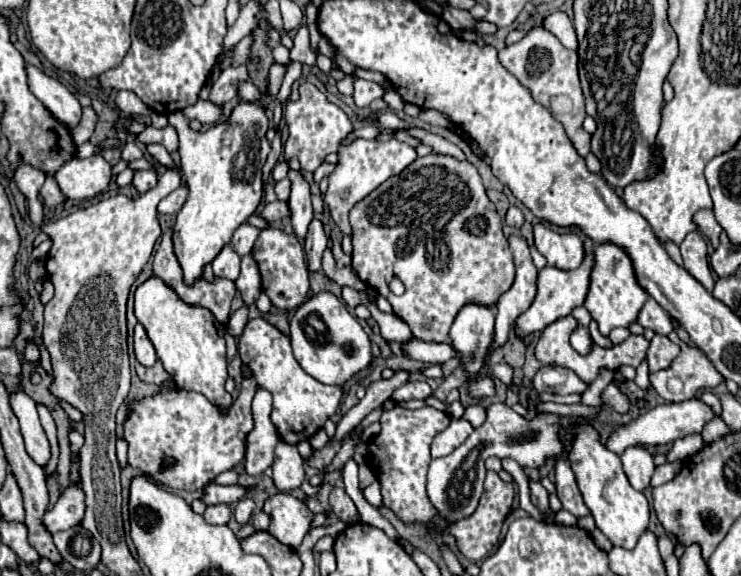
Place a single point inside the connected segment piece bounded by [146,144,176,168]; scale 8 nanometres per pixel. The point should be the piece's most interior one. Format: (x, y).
(157, 151)

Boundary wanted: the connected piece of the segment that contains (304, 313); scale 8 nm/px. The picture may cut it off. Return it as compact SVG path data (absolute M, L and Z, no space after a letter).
M318 292L298 306L290 318L290 342L298 364L324 384L344 384L372 360L368 334L332 292Z

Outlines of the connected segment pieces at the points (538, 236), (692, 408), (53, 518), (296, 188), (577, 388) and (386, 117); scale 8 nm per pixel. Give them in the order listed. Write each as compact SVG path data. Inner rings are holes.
M544 224L534 226L534 246L546 258L548 266L556 266L562 270L578 268L584 258L582 236L578 236L576 232L558 234Z
M692 398L692 400L686 400L686 402L678 402L678 404L660 404L660 406L652 408L650 412L638 416L628 426L622 426L620 430L616 430L610 436L610 440L606 442L606 446L612 452L622 454L626 448L638 446L638 444L672 444L678 438L700 434L704 430L704 424L708 424L714 418L716 418L714 412L710 412L710 408L706 408L706 404L702 400L698 400L698 398Z
M70 482L70 486L60 494L56 506L44 514L44 526L54 534L60 530L68 530L82 524L82 516L86 512L82 482Z
M288 170L288 178L292 182L290 198L288 198L288 204L292 210L292 226L294 226L296 236L304 238L308 224L314 216L312 204L310 204L310 186L308 186L306 178L302 176L302 172L298 172L298 170Z
M542 366L536 372L532 384L536 392L552 392L552 394L572 394L572 392L582 394L588 388L588 384L584 384L572 370L562 366Z
M384 112L384 114L378 114L378 126L386 126L386 128L408 128L410 124L406 124L404 120L400 120L394 112Z

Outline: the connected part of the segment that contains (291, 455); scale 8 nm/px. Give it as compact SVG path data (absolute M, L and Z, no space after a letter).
M278 442L272 468L274 468L272 480L280 492L290 492L294 488L300 488L300 484L304 482L304 460L294 444Z

